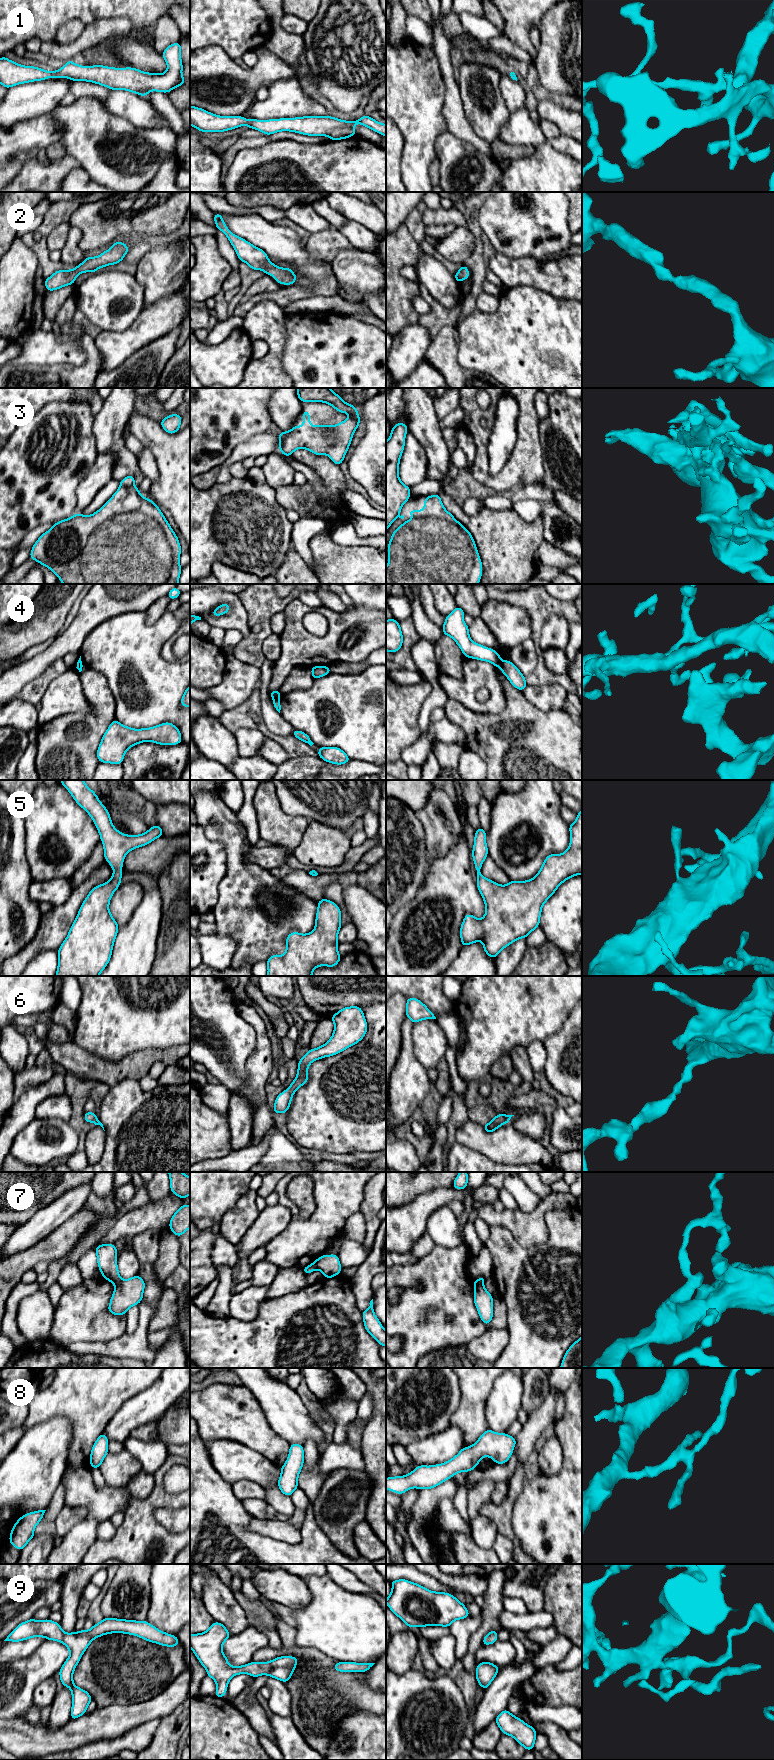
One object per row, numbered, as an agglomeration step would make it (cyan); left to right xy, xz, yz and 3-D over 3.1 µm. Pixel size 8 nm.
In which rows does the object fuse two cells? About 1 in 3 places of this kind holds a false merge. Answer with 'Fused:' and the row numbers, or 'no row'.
Fused: 4, 7

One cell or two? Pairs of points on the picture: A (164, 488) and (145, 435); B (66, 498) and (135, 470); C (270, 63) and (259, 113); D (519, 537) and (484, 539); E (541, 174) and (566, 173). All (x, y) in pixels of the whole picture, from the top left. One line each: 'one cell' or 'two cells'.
A: one cell
B: two cells
C: two cells
D: one cell
E: one cell

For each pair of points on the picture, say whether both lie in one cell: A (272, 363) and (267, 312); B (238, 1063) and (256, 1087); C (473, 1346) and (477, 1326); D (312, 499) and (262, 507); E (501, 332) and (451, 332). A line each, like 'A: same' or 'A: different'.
A: same
B: different
C: different
D: different
E: different

